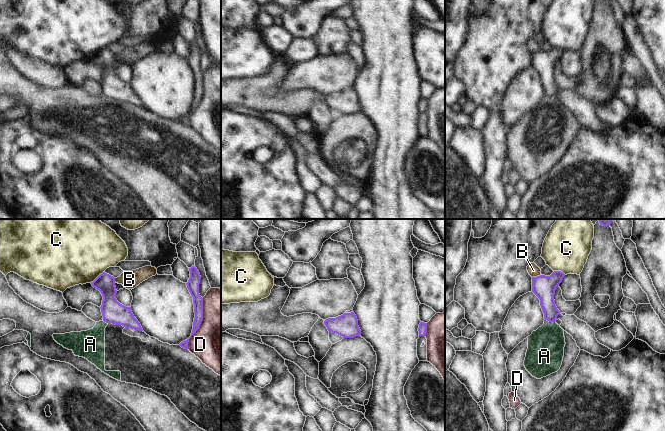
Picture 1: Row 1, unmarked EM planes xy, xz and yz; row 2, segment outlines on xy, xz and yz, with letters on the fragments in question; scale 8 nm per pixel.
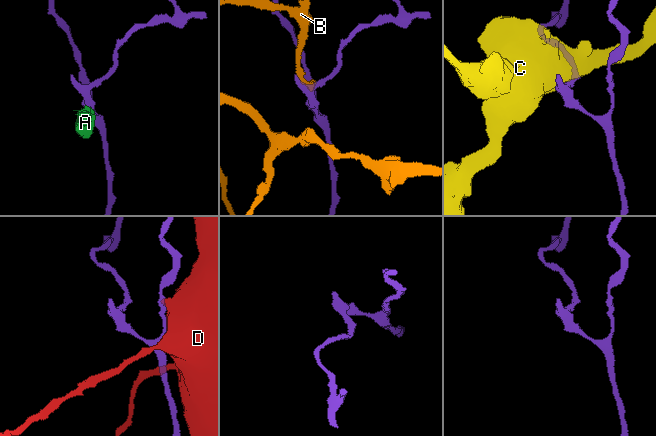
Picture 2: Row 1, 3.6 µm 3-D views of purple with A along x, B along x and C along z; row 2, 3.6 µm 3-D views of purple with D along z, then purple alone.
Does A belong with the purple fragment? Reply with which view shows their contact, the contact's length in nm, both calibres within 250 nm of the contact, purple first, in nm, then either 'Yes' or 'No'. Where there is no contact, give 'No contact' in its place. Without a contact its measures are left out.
Touches purple in yz. Shared border 90 nm. Thickness 150 nm (purple) against 300 nm. No

